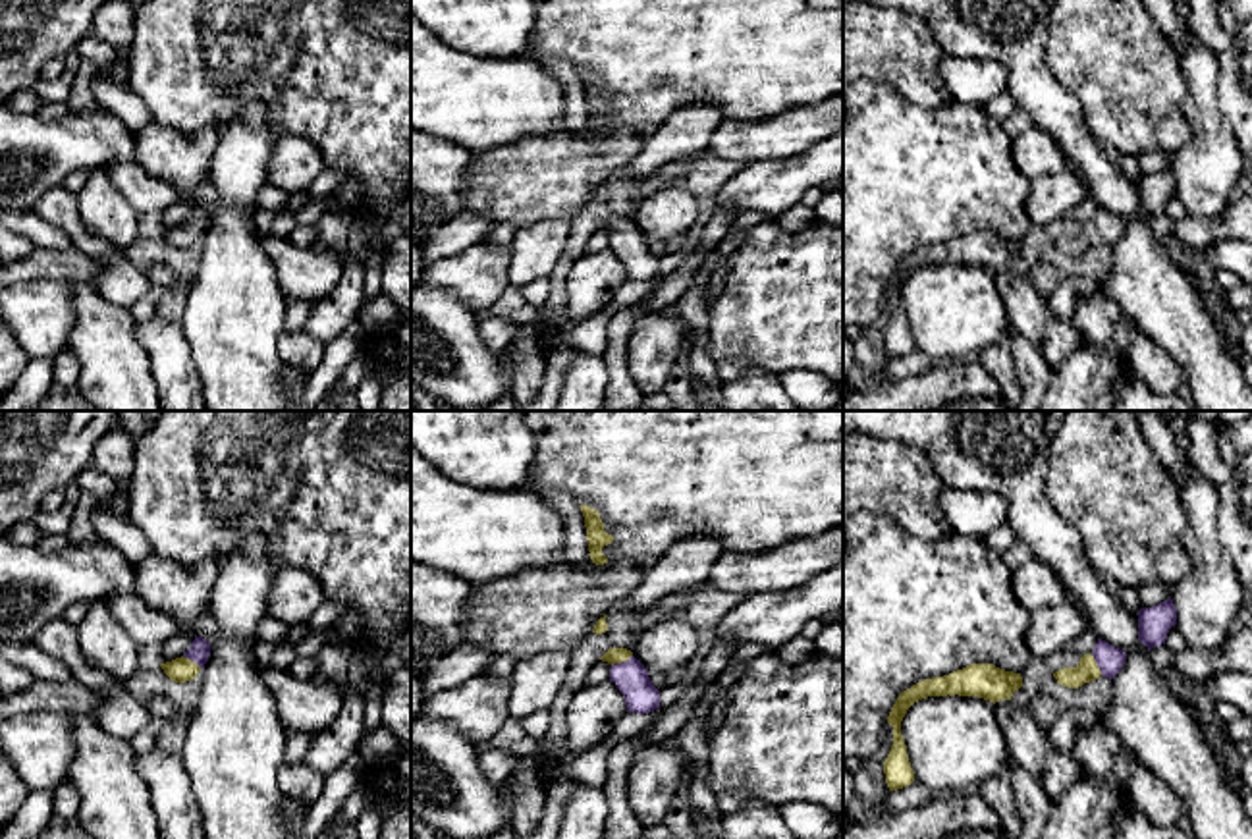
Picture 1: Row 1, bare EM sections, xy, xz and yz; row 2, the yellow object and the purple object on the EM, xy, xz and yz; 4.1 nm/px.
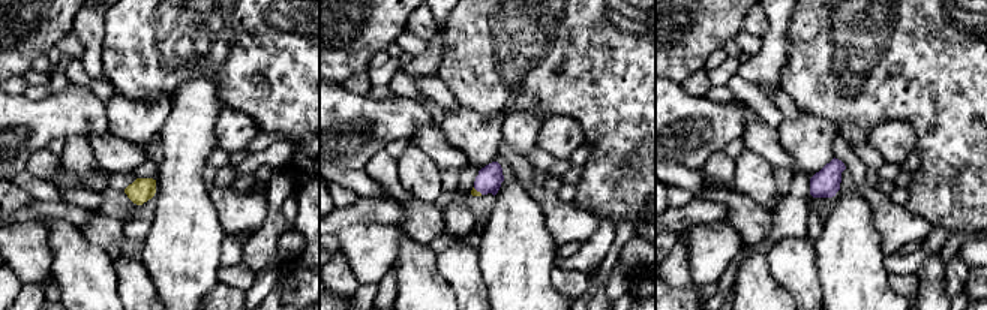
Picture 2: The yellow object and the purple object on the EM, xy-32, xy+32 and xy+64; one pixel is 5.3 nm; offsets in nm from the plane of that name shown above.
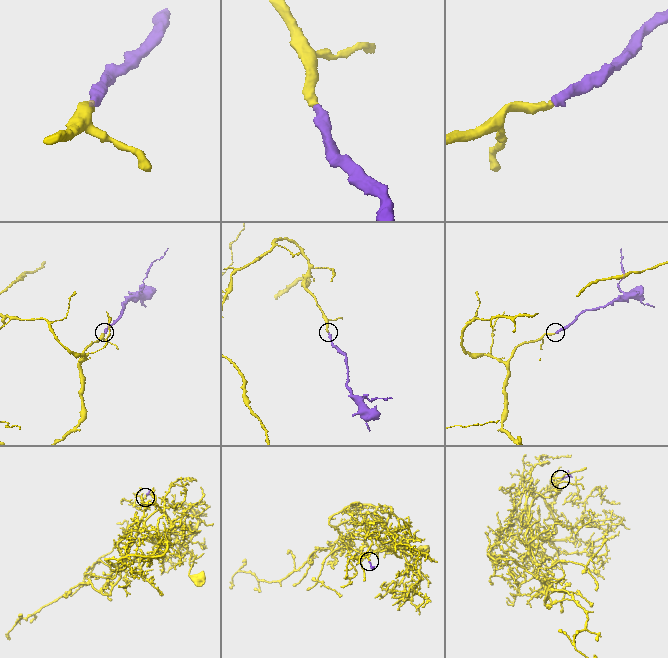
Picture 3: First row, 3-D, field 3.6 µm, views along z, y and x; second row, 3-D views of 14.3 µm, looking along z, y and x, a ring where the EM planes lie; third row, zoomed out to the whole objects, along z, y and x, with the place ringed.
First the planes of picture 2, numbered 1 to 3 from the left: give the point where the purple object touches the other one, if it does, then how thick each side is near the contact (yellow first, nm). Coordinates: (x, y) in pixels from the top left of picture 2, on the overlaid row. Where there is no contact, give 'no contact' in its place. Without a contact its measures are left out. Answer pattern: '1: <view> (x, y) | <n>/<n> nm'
1: no contact
2: xy+32 (476, 190) | 40/140 nm
3: no contact

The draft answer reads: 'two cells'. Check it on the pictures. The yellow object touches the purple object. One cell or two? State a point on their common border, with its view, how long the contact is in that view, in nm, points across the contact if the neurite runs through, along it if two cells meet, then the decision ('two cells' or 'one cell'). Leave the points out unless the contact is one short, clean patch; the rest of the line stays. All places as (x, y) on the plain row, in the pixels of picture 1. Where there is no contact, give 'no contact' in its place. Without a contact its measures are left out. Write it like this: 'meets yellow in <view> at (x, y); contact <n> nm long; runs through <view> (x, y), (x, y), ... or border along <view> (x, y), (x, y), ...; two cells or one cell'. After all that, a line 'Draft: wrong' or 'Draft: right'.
meets yellow in xy at (190, 228); contact 100 nm long; runs through xy (180, 238), (190, 228), (199, 218); one cell
Draft: wrong

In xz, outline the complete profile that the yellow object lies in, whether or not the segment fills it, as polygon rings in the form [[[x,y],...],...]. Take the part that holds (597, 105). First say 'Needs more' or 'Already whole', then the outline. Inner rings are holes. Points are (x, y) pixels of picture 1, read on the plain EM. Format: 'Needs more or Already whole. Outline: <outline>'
Already whole. Outline: [[[579,73],[585,85],[588,123],[592,131],[604,133],[608,125],[602,122],[602,116],[613,110],[613,104],[604,98],[604,91],[596,77],[588,73]]]

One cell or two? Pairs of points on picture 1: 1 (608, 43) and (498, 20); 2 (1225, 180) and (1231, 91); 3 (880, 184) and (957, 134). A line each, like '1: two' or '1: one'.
1: two
2: two
3: one

